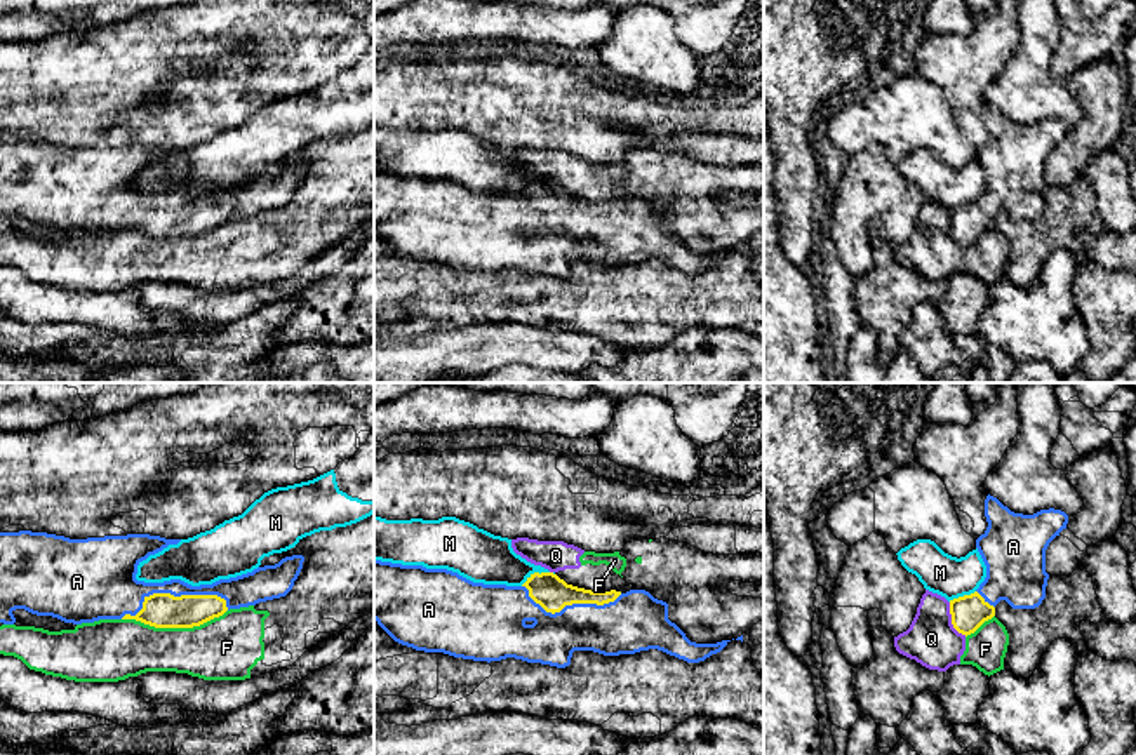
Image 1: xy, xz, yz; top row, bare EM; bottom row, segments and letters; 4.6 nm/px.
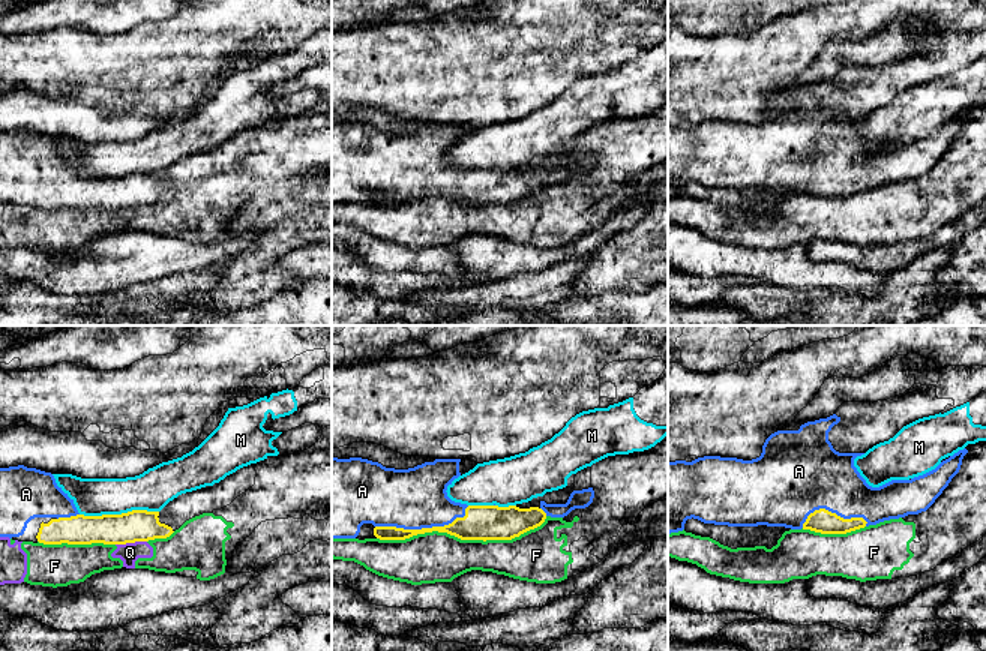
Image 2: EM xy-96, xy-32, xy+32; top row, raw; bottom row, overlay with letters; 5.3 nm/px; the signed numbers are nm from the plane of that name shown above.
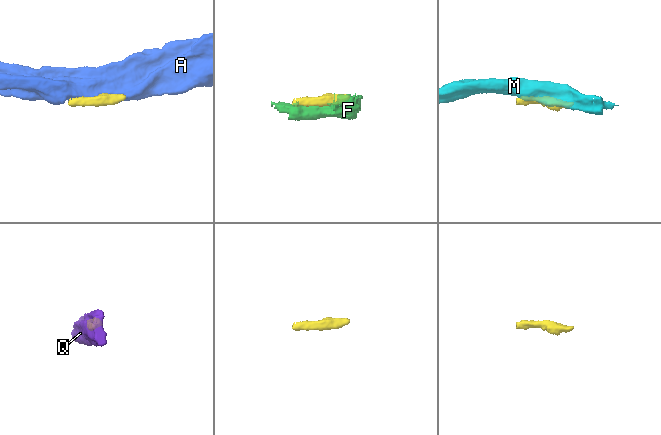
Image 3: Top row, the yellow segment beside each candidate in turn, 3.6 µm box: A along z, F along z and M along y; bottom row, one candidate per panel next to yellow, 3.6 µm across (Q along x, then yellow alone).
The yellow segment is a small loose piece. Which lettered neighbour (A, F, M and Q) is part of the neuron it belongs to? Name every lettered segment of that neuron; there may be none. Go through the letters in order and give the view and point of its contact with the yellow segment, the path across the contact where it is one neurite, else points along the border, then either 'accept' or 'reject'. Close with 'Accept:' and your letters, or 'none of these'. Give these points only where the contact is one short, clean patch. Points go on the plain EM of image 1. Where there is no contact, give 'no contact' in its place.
A: meets yellow in xy at (173, 206); accept
F: meets yellow in xy at (174, 237); reject
M: meets yellow in xz at (534, 183); reject
Q: meets yellow in yz at (952, 232); reject
Accept: A

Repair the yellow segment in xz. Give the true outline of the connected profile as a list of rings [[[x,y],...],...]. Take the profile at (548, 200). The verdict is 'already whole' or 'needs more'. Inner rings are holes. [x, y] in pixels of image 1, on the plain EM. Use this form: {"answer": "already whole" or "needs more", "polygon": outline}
{"answer": "needs more", "polygon": [[[374,170],[374,230],[395,252],[416,261],[444,263],[454,268],[487,273],[515,268],[557,278],[569,277],[574,261],[619,266],[658,259],[687,273],[699,273],[720,263],[731,252],[691,252],[668,230],[668,214],[654,209],[645,200],[630,200],[626,204],[616,200],[591,202],[567,195],[553,183],[534,183],[522,197],[484,195],[447,179],[426,179],[423,176],[402,176],[381,170]]]}

